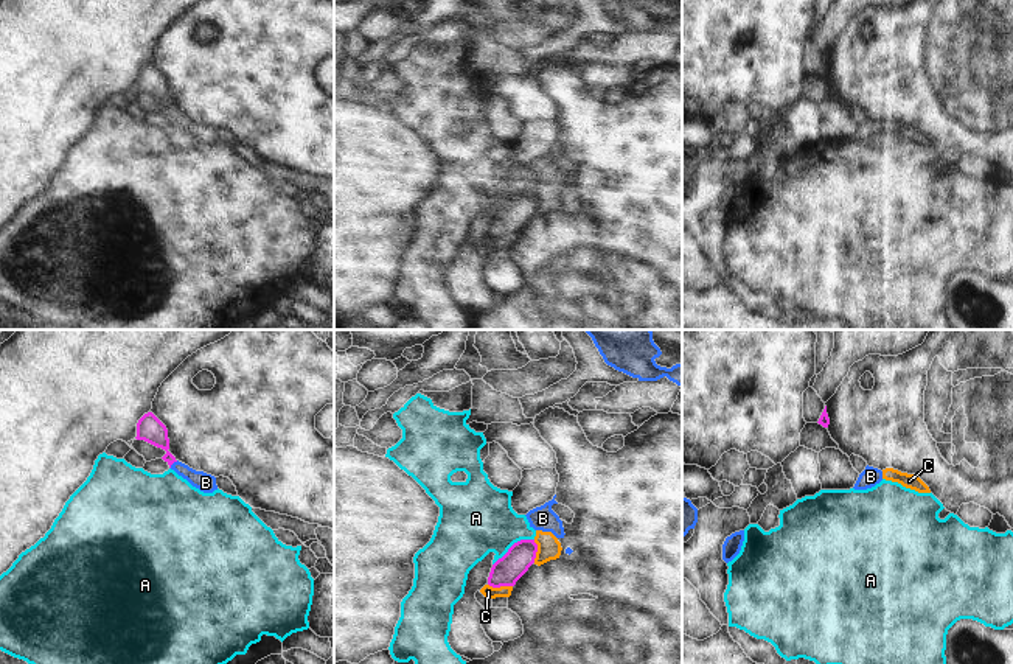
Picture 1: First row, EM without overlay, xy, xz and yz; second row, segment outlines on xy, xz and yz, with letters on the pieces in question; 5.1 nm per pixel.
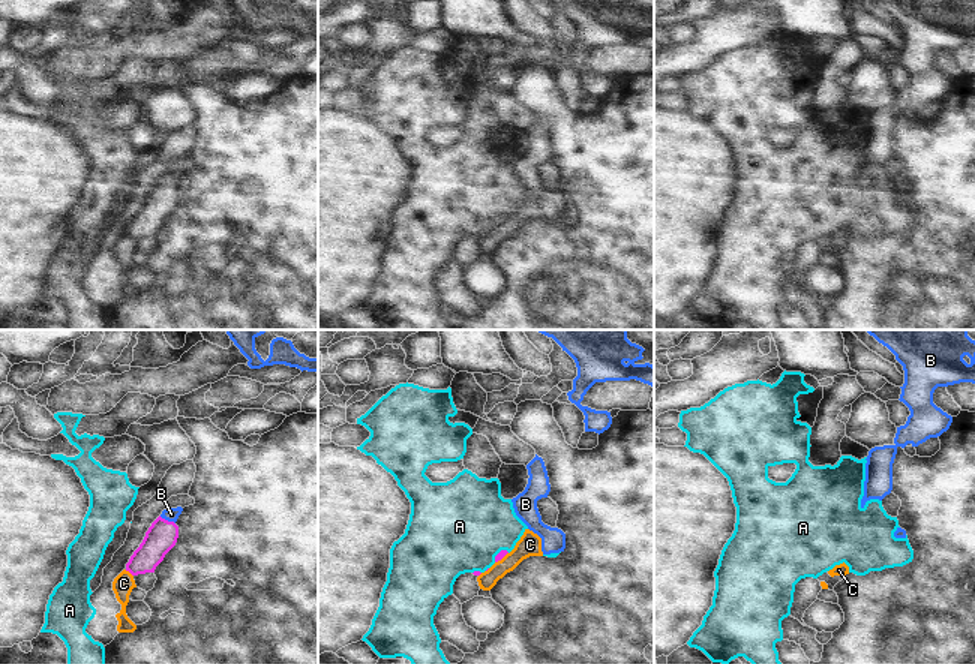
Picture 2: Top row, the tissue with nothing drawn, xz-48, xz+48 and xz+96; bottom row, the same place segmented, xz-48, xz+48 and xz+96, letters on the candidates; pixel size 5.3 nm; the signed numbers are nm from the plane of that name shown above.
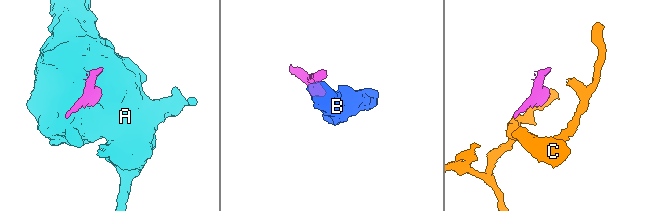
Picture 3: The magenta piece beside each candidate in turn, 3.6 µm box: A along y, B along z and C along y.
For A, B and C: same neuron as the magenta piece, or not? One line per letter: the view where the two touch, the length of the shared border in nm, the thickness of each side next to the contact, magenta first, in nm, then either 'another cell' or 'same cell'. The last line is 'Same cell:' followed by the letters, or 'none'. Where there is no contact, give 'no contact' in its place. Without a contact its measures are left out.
A: meets magenta in xz; contact 260 nm long; 150 nm thick on the magenta side, 380 nm on the other; another cell
B: meets magenta in xy; contact 60 nm long; 140 nm thick on the magenta side, 100 nm on the other; same cell
C: meets magenta in xz; contact 130 nm long; 150 nm thick on the magenta side, 70 nm on the other; another cell
Same cell: B

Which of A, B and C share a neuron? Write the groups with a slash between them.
A / B / C

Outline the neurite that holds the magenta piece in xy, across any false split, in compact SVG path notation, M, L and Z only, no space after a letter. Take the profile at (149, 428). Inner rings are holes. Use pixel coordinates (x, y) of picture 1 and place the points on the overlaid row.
M144 414L137 423L137 440L144 440L157 448L166 451L162 457L171 470L174 470L179 476L186 479L193 487L199 488L204 493L213 493L218 490L216 477L207 474L204 471L196 471L188 465L179 462L168 449L169 439L166 426L152 414Z

